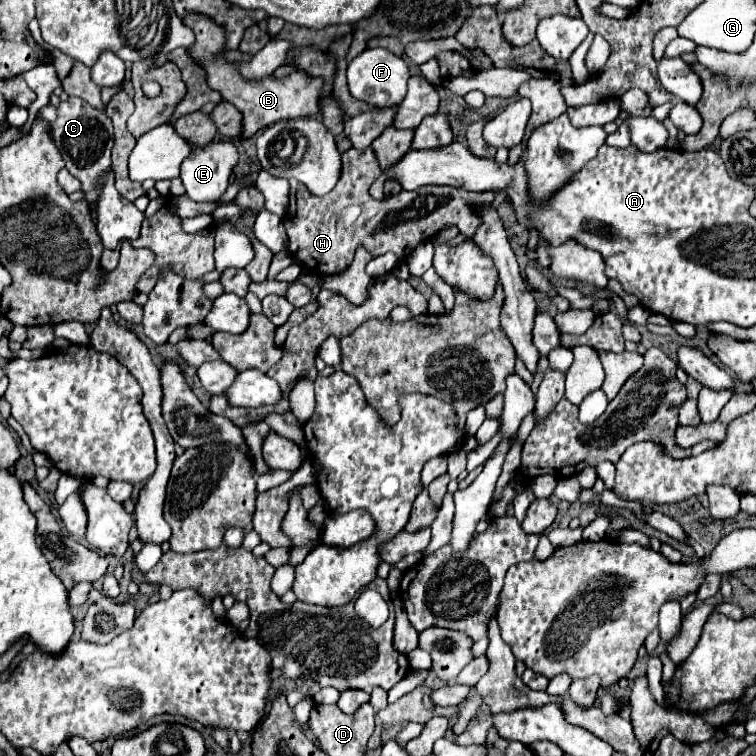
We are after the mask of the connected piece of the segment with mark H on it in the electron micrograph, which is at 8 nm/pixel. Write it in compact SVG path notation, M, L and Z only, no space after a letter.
M351 148L351 150L347 150L347 152L343 154L341 178L339 178L339 182L335 184L335 188L333 188L329 194L325 194L325 196L313 196L301 182L291 182L289 208L287 208L287 212L285 212L285 226L287 226L287 234L289 234L289 246L287 246L287 248L289 248L291 256L293 256L307 272L313 272L313 274L319 274L319 276L329 276L329 274L343 272L343 270L353 262L355 250L357 250L359 246L363 246L371 256L385 254L387 250L401 250L401 246L405 246L405 256L407 256L407 246L417 246L419 242L423 242L423 240L425 240L425 230L441 230L443 226L449 226L449 224L457 226L459 232L461 232L463 236L473 238L475 232L477 232L477 228L479 228L479 212L471 212L471 208L467 208L467 204L473 204L473 202L483 204L483 200L493 200L493 196L495 196L495 192L467 192L467 190L461 190L461 188L447 188L447 186L423 186L423 188L417 188L417 190L413 190L413 192L401 190L397 196L393 196L393 198L383 198L383 200L379 202L379 200L373 200L373 198L369 196L369 192L367 192L369 186L379 178L379 170L381 170L381 168L379 168L379 164L377 164L377 156L375 156L373 148L367 148L367 150L355 150L355 148Z

